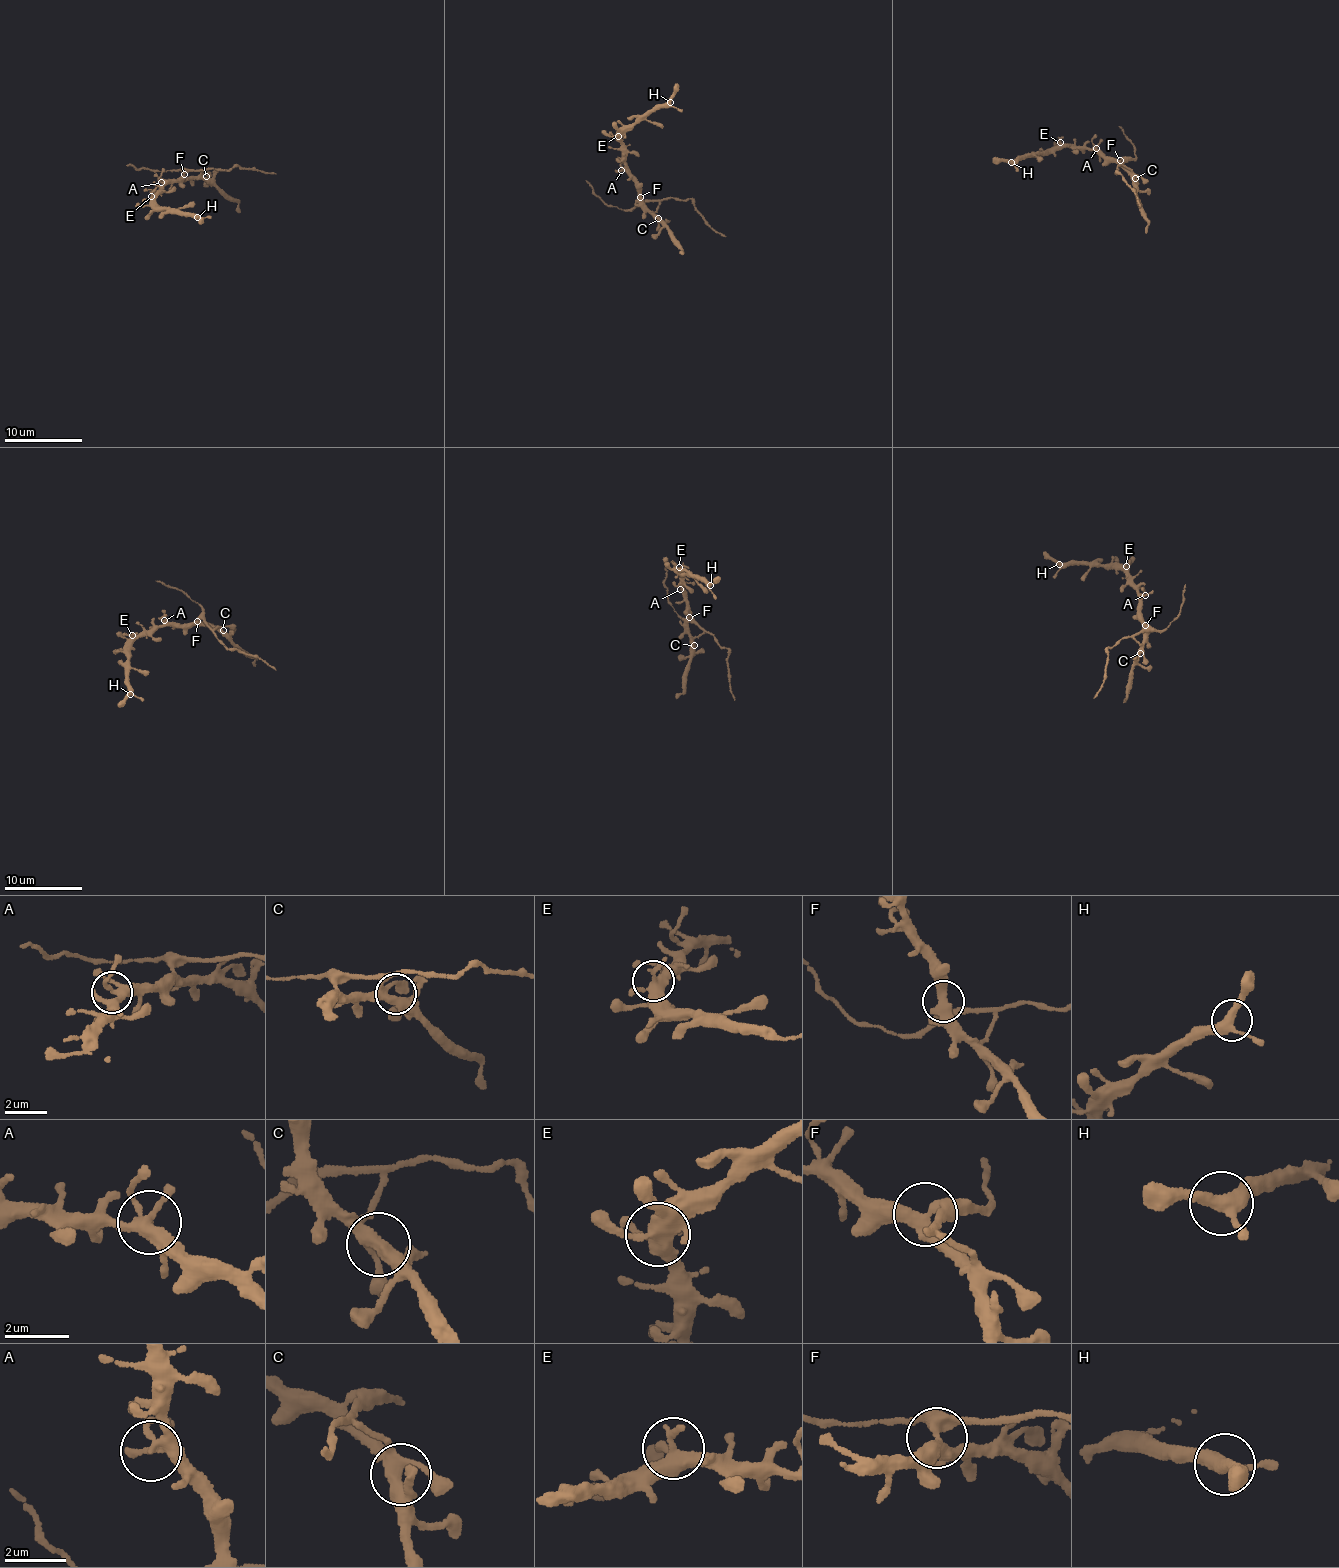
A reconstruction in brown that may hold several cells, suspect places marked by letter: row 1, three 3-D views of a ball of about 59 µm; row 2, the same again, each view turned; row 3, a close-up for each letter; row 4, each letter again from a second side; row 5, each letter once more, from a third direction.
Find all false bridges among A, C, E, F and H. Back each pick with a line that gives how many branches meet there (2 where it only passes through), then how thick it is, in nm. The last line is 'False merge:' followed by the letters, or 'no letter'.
F: branches 4; calibre 440 nm
False merge: F

